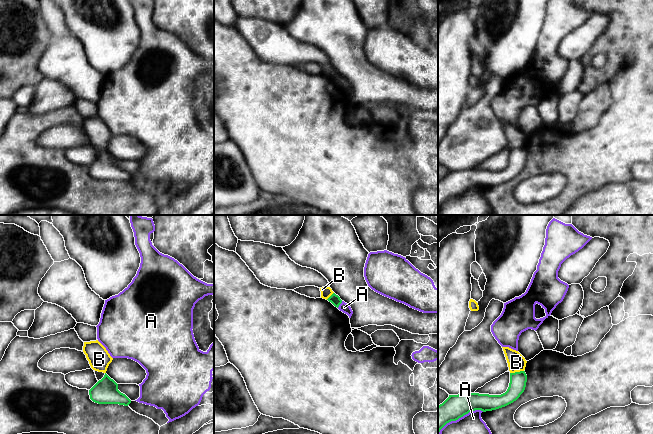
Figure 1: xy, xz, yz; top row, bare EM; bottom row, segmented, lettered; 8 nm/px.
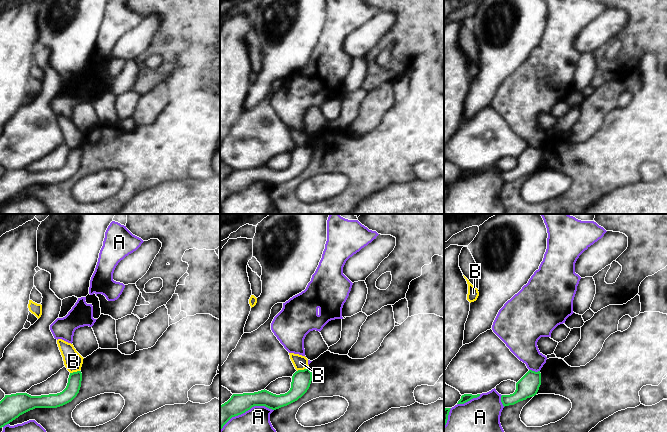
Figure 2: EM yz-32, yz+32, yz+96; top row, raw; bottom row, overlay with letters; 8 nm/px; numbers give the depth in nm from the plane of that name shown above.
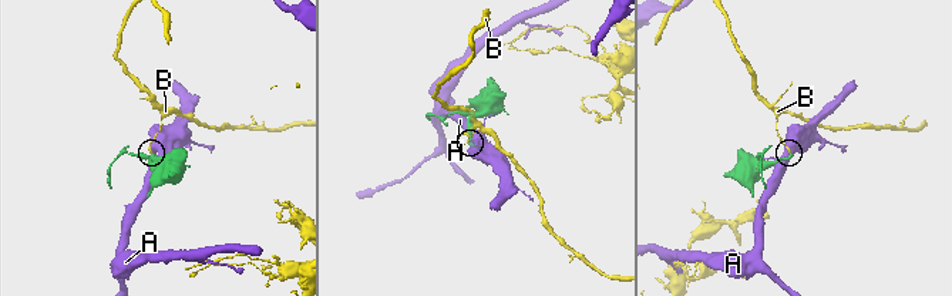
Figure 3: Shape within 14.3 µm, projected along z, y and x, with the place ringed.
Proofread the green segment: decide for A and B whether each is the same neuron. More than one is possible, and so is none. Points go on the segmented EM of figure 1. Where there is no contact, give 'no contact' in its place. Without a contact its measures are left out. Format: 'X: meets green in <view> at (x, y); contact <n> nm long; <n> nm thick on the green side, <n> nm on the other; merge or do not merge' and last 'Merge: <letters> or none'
A: meets green in yz at (460, 417); contact 400 nm long; 190 nm thick on the green side, 170 nm on the other; do not merge
B: meets green in yz at (516, 372); contact 110 nm long; 130 nm thick on the green side, 140 nm on the other; do not merge
Merge: none

